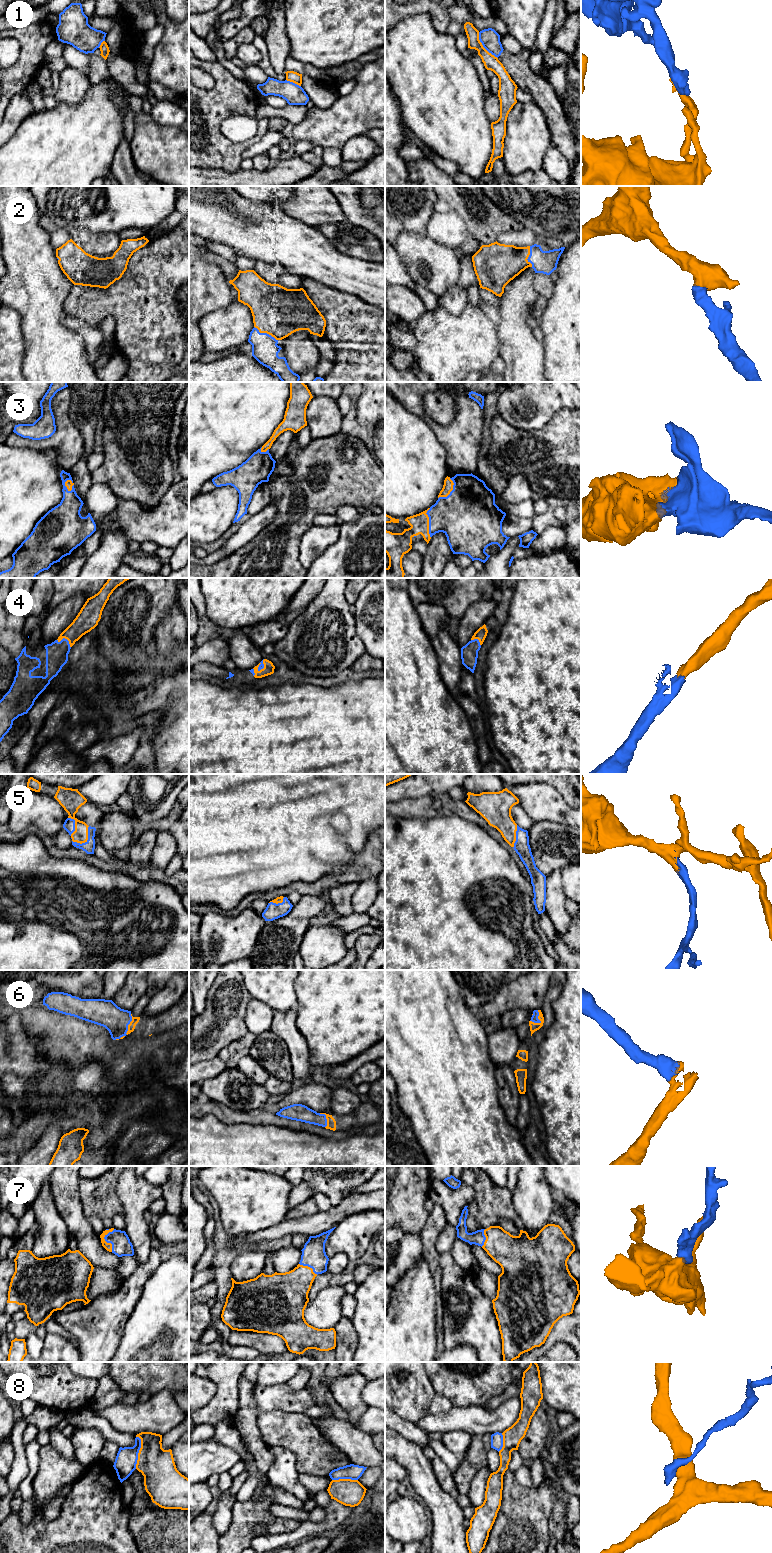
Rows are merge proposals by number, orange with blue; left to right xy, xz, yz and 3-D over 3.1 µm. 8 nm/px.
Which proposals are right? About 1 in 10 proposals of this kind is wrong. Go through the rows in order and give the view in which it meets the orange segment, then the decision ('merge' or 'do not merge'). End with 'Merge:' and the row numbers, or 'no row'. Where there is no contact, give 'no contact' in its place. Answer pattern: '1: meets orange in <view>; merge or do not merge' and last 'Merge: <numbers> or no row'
1: meets orange in yz; do not merge
2: meets orange in xz; merge
3: meets orange in yz; merge
4: meets orange in xy; merge
5: meets orange in xy; merge
6: meets orange in yz; merge
7: meets orange in xy; merge
8: meets orange in xy; do not merge
Merge: 2, 3, 4, 5, 6, 7

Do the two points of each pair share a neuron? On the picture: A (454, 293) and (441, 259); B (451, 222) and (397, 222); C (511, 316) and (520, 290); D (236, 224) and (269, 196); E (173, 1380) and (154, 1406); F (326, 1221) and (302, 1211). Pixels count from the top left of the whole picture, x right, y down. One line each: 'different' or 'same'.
A: different
B: different
C: same
D: different
E: different
F: different

